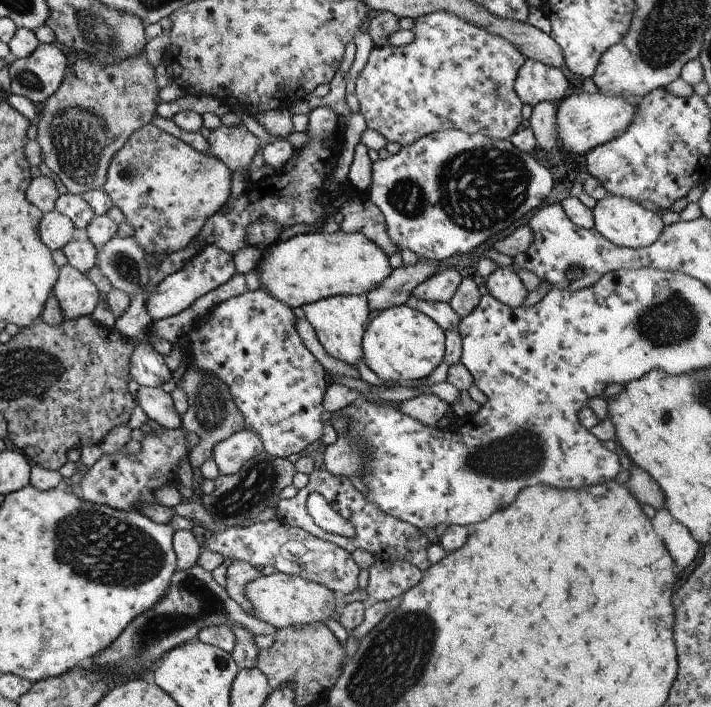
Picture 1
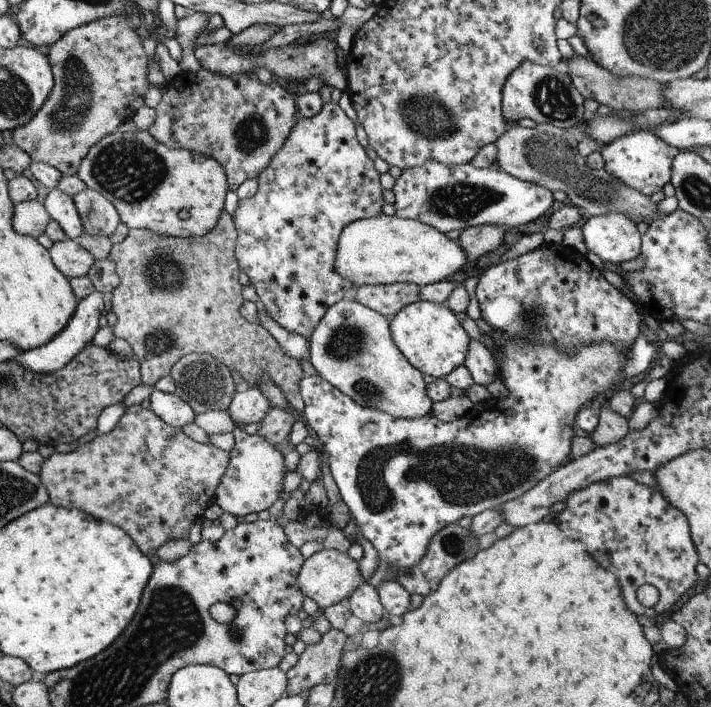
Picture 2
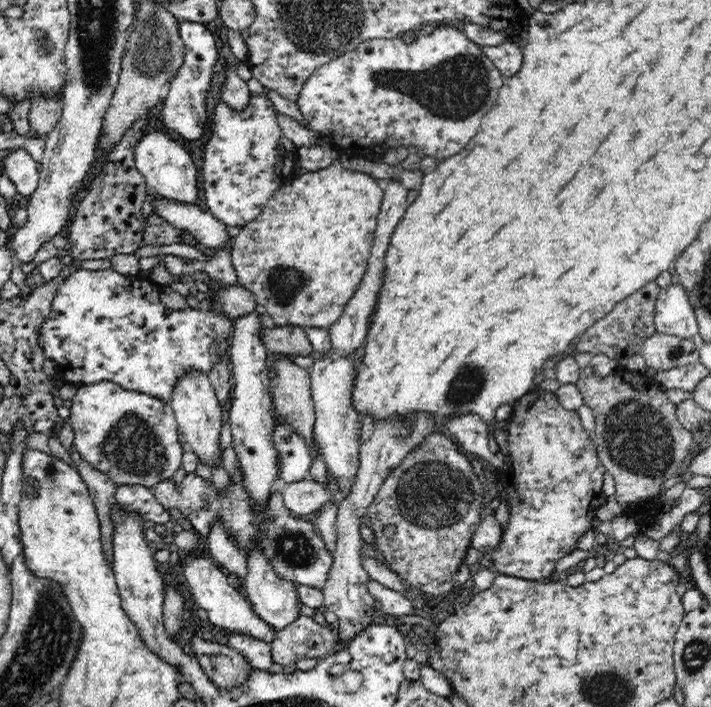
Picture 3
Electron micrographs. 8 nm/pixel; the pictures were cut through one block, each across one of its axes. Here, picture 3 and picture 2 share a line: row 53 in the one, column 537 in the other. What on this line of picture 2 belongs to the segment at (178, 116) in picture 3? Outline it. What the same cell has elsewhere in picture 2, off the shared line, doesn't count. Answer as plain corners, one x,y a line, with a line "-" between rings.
427,160
421,166
403,169
394,180
391,192
397,218
417,220
441,234
483,225
504,229
521,226
539,218
554,201
550,190
529,181
519,181
500,170
497,164
475,168
471,161
459,166
445,166

